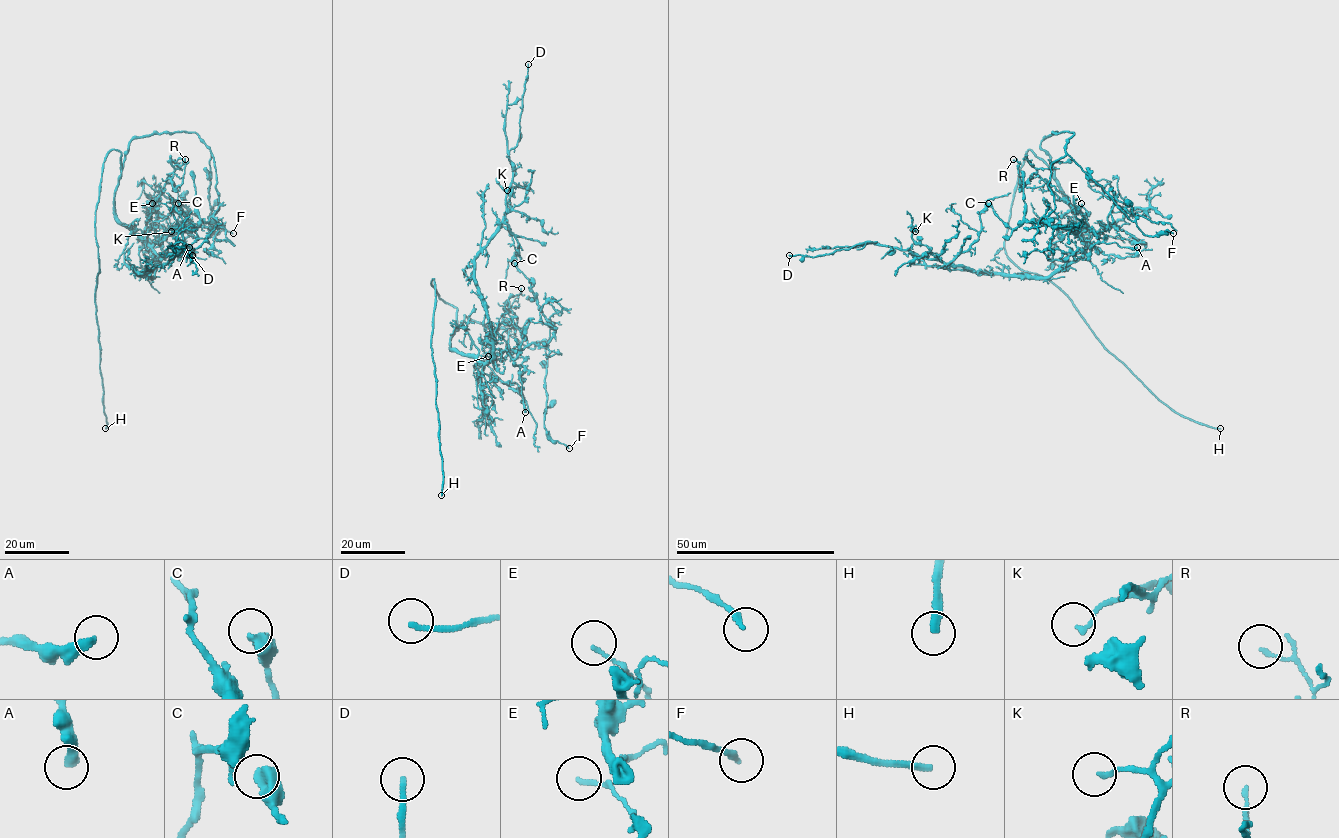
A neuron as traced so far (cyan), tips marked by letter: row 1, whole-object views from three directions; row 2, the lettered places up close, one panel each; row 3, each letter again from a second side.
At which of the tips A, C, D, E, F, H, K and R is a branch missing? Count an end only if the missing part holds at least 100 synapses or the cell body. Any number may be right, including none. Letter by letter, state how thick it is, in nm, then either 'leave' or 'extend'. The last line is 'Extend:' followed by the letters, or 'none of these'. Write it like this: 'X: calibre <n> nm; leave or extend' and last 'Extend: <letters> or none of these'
A: calibre 320 nm; leave
C: calibre 550 nm; leave
D: calibre 200 nm; leave
E: calibre 130 nm; leave
F: calibre 200 nm; leave
H: calibre 260 nm; extend
K: calibre 150 nm; leave
R: calibre 130 nm; leave
Extend: H

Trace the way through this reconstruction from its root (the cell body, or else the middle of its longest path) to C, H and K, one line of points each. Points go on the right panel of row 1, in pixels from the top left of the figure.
C: (1052, 176), (1088, 244), (1070, 226), (1051, 227), (1040, 221), (1022, 222), (1010, 228), (988, 203)
H: (1052, 176), (1029, 149), (1011, 207), (1006, 255), (1023, 270), (1054, 283), (1098, 340), (1162, 402), (1220, 428)
K: (1052, 176), (1088, 247), (1049, 275), (975, 273), (949, 267), (913, 239), (911, 233), (915, 231)

